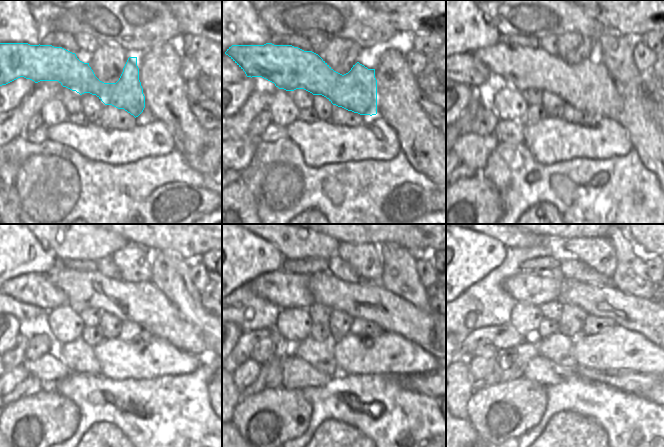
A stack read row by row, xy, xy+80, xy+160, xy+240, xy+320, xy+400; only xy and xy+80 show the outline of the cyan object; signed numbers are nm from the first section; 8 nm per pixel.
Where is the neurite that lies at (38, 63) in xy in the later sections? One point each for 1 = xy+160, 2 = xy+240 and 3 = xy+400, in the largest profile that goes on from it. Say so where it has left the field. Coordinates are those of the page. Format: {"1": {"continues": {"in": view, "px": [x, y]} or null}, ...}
{"1": {"continues": {"in": "xy+160", "px": [588, 86]}}, "2": {"continues": {"in": "xy+240", "px": [142, 303]}}, "3": {"continues": {"in": "xy+400", "px": [644, 316]}}}

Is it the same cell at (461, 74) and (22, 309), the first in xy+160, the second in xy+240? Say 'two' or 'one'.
two

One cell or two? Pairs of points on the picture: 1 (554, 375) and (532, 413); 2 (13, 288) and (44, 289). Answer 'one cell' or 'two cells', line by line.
1: two cells
2: one cell

